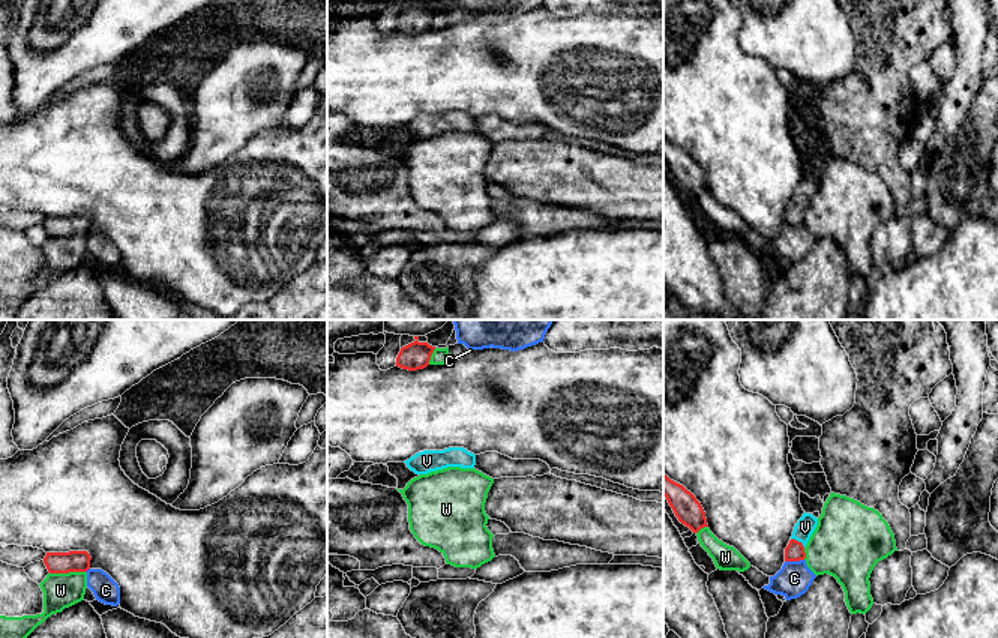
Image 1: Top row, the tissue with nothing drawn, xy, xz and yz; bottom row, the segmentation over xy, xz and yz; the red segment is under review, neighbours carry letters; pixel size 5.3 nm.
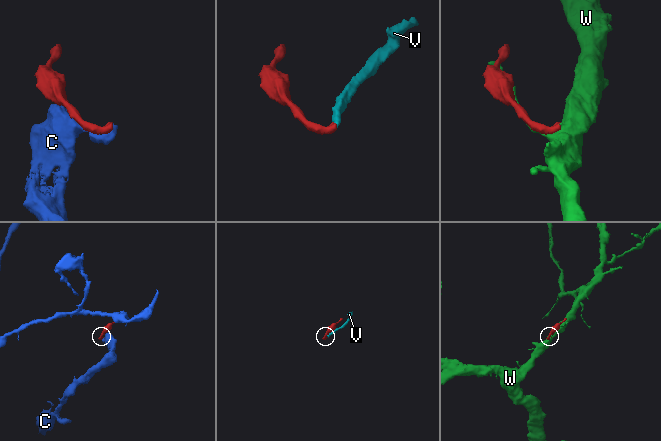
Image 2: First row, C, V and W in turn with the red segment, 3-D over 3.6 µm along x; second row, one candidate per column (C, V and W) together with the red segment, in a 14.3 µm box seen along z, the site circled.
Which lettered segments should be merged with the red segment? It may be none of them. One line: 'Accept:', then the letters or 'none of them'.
Accept: V

